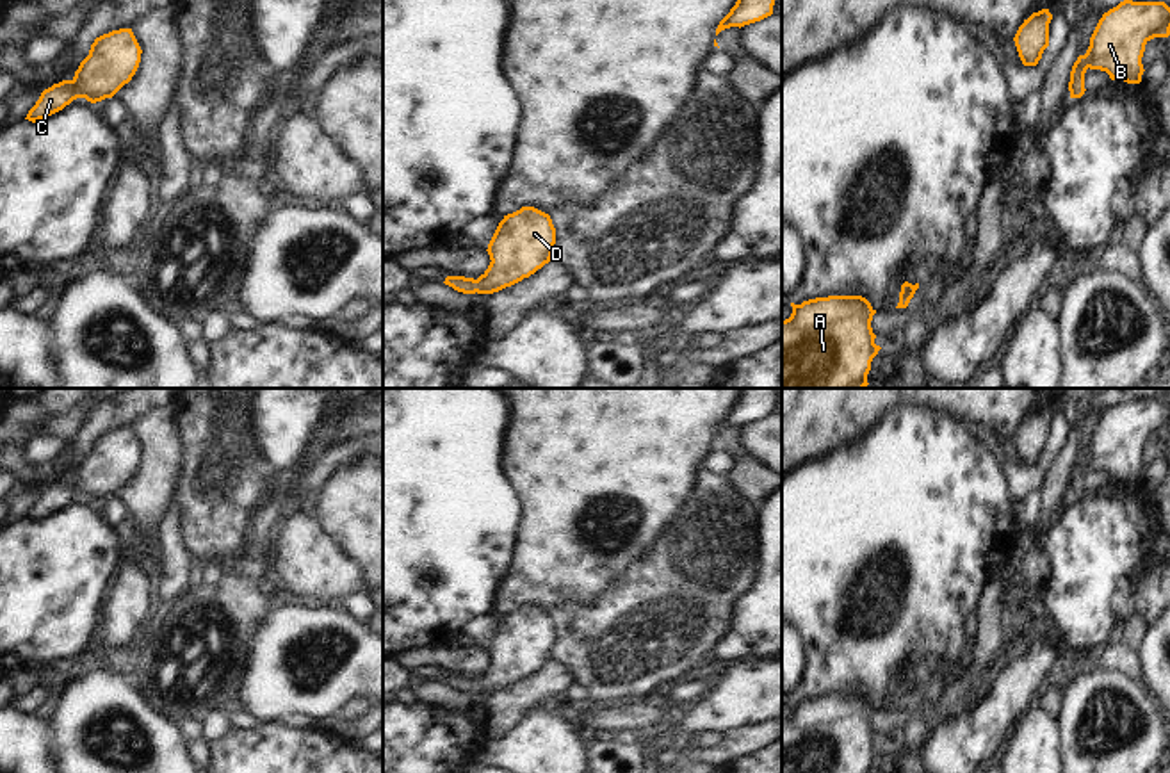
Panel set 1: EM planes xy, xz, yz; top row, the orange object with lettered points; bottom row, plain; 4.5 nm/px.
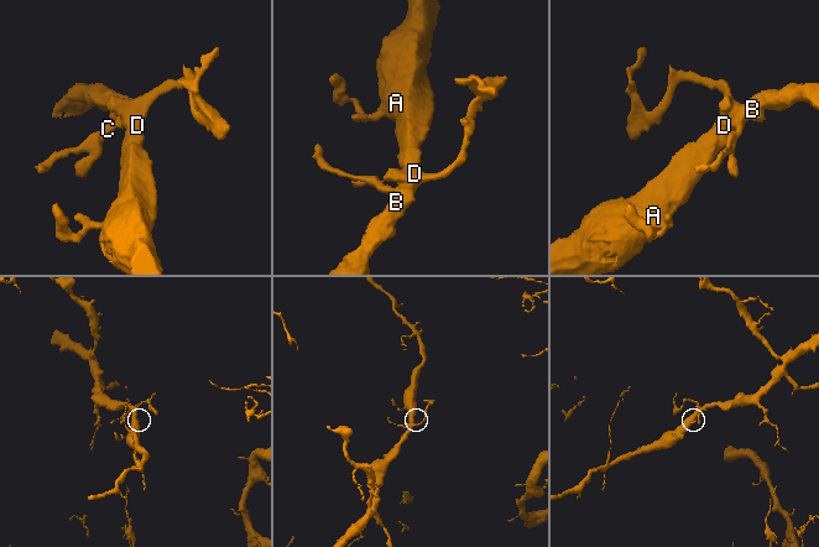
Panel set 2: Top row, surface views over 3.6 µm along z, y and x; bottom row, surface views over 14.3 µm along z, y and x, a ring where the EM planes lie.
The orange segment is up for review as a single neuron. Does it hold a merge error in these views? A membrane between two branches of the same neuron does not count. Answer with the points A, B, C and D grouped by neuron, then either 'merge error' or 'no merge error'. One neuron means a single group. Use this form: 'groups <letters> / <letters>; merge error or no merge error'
groups A B C D; no merge error

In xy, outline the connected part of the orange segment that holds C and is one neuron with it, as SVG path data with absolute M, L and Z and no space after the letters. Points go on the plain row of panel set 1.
M132 427L96 436L75 476L45 488L25 518L32 522L45 518L77 497L85 497L91 502L112 497L135 474L141 452Z

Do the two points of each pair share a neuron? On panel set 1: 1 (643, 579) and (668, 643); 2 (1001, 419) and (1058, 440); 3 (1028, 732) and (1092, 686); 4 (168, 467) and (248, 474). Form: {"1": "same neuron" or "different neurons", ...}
{"1": "same neuron", "2": "different neurons", "3": "different neurons", "4": "different neurons"}

